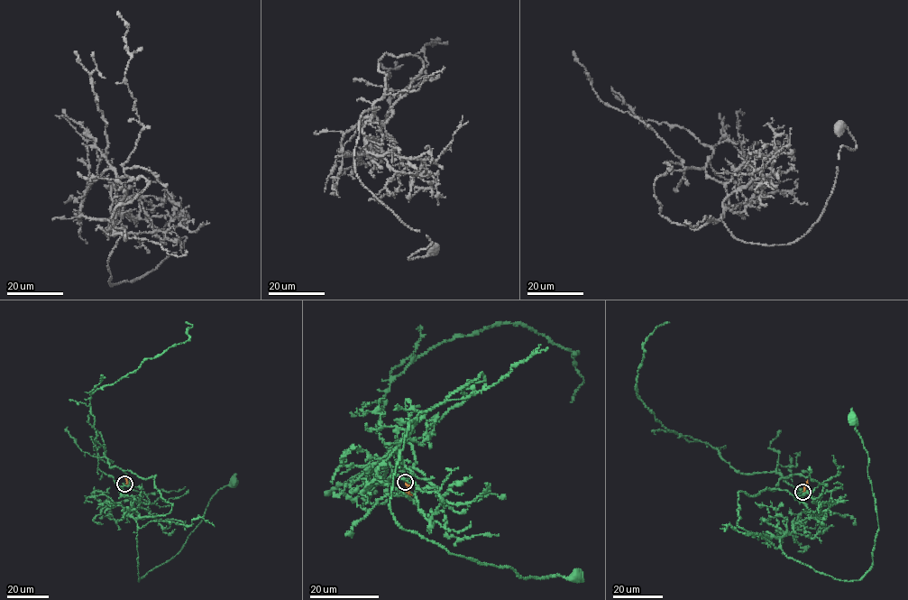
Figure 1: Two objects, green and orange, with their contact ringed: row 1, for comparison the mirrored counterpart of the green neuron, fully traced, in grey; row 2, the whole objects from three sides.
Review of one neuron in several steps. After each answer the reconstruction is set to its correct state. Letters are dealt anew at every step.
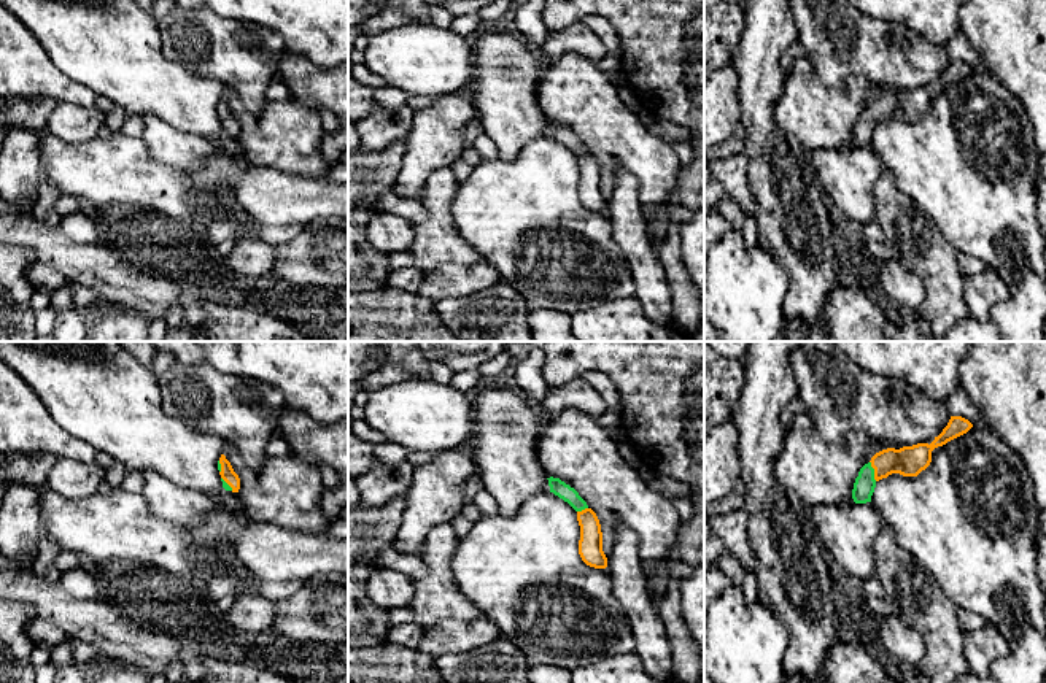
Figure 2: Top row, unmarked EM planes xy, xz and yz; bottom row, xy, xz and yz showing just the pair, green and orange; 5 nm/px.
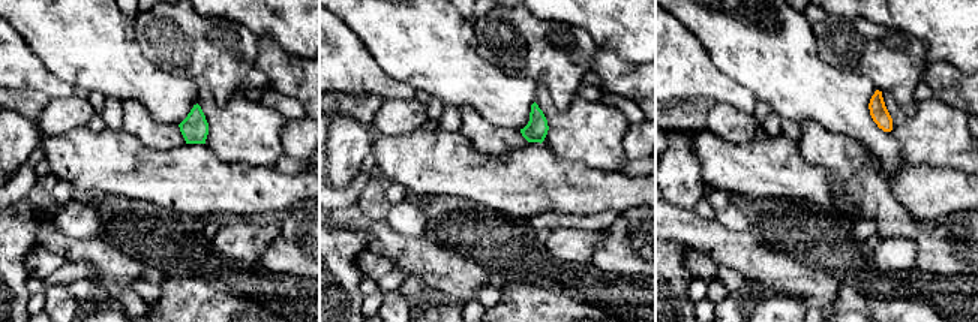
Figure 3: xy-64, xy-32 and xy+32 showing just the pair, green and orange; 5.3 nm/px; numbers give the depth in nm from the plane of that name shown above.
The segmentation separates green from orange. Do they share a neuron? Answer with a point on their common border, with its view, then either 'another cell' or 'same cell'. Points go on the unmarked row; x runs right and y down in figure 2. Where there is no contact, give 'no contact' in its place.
contact yz (873, 115); same cell

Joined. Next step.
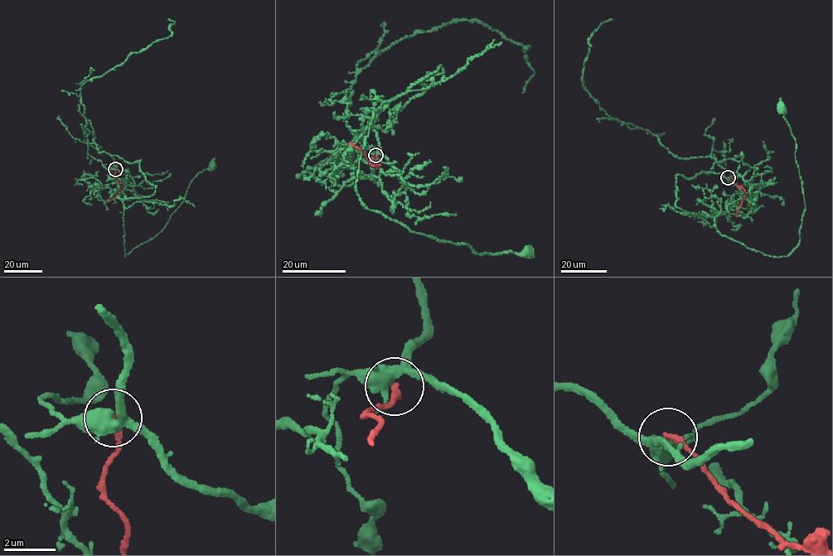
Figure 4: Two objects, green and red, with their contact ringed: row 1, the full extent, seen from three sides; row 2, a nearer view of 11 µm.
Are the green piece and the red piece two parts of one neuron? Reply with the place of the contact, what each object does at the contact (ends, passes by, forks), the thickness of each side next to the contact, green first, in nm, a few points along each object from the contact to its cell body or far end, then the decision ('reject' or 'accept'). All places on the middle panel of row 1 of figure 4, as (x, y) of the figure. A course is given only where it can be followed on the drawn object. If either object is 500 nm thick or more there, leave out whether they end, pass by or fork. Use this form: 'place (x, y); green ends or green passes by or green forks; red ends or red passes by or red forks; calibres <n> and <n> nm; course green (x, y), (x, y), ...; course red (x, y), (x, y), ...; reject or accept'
place (375, 155); green forks; red ends; calibres 420 and 280 nm; course green (375, 155), (378, 128), (441, 65), (374, 112), (360, 200), (475, 253), (528, 252); course red (375, 155), (372, 158), (377, 167), (358, 147), (350, 143); reject

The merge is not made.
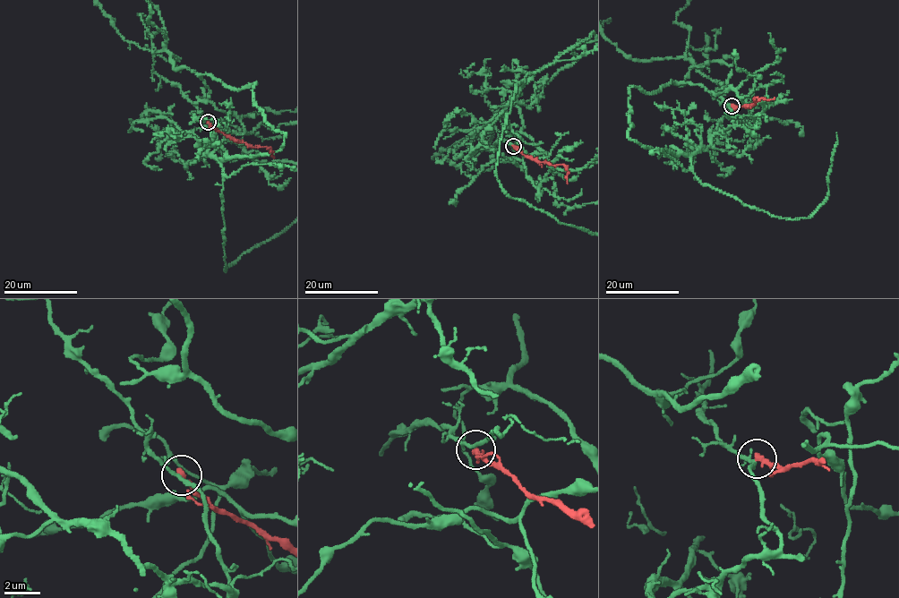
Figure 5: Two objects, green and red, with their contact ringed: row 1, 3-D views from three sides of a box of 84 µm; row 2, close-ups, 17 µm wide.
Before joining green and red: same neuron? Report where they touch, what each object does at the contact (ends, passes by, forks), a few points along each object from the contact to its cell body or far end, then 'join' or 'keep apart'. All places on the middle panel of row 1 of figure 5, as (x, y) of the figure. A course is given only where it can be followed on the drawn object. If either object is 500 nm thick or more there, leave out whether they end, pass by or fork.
place (513, 146); green passes by; red ends; course red (514, 146), (538, 161), (553, 166), (563, 164), (567, 167), (568, 183); keep apart

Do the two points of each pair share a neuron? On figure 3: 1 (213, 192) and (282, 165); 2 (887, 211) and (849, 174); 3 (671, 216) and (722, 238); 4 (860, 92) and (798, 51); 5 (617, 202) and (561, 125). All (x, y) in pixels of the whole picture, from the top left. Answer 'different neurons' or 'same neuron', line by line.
1: different neurons
2: same neuron
3: same neuron
4: same neuron
5: different neurons

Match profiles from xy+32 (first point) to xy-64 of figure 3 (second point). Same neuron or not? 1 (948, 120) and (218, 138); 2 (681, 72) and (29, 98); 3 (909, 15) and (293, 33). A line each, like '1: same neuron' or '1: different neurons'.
1: same neuron
2: different neurons
3: same neuron

